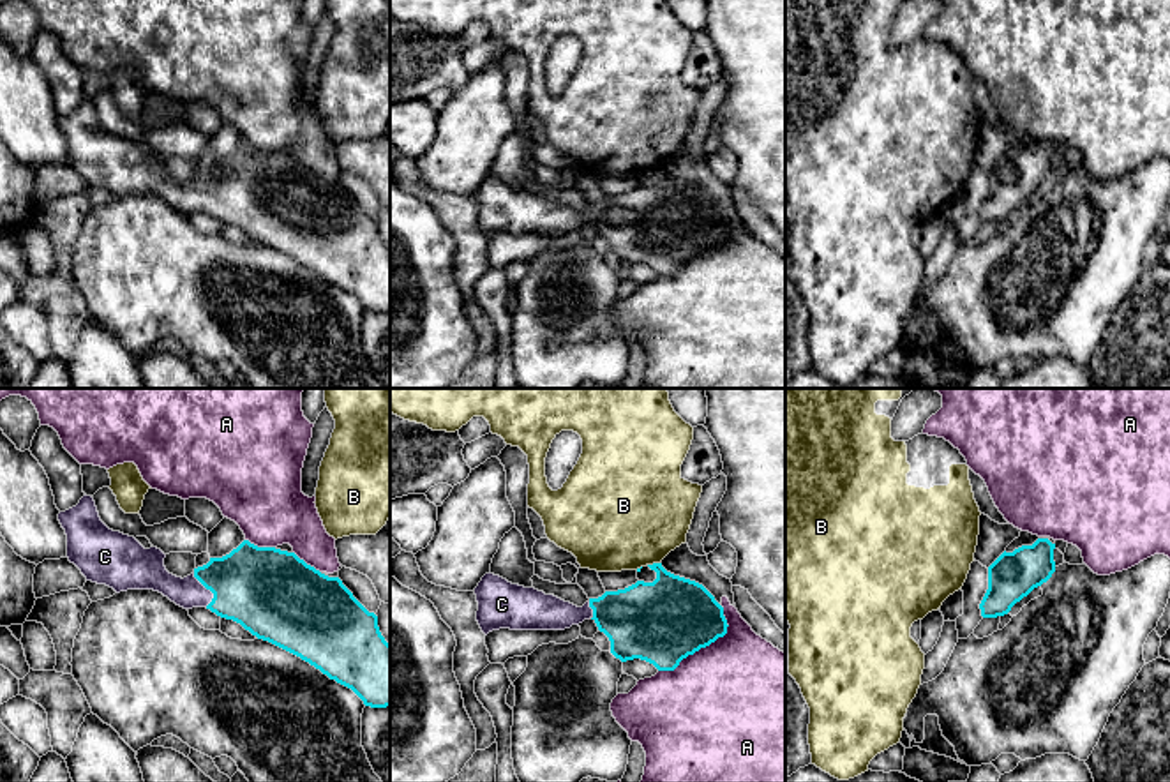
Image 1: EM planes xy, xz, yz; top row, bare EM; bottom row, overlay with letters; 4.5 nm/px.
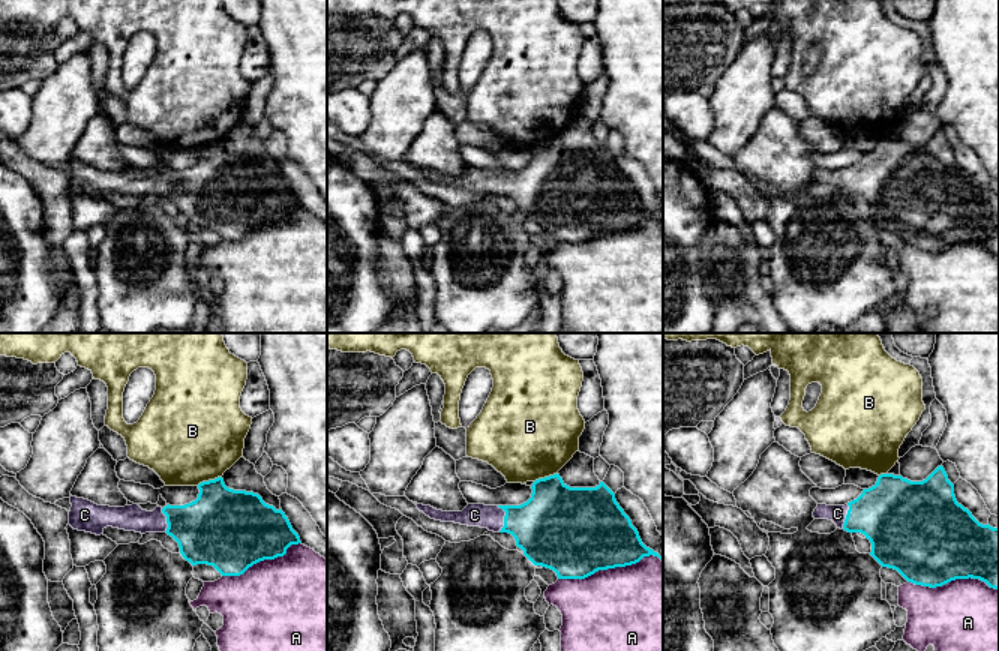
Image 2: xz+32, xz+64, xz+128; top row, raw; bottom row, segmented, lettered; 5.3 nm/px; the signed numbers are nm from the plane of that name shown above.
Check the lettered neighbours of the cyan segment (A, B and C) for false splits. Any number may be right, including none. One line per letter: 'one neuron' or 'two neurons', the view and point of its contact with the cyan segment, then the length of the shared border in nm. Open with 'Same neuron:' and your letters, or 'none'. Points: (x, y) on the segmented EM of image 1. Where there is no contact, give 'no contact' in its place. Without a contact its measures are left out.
Same neuron: C
A: two neurons | xz (704, 646) | 420 nm
B: two neurons | xz (653, 563) | 60 nm
C: one neuron | xy (209, 588) | 170 nm

